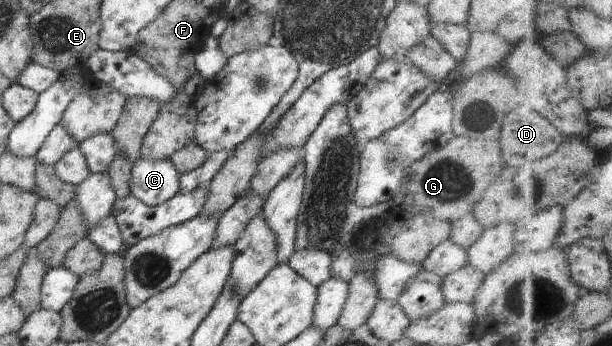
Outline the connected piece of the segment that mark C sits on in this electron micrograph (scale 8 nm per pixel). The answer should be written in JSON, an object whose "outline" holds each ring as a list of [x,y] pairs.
{"outline":[[[139,158],[132,164],[130,195],[156,206],[181,192],[180,173],[170,159]]]}

